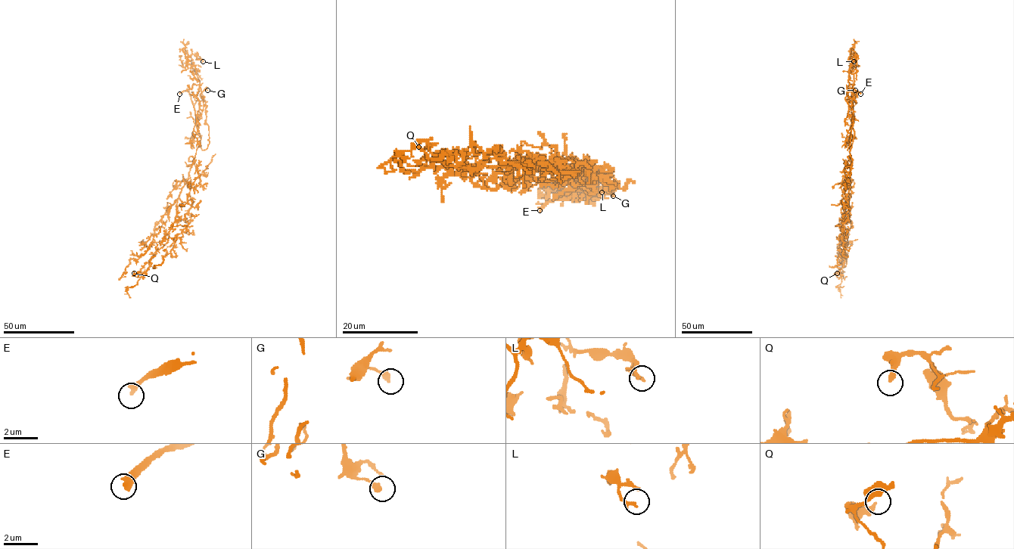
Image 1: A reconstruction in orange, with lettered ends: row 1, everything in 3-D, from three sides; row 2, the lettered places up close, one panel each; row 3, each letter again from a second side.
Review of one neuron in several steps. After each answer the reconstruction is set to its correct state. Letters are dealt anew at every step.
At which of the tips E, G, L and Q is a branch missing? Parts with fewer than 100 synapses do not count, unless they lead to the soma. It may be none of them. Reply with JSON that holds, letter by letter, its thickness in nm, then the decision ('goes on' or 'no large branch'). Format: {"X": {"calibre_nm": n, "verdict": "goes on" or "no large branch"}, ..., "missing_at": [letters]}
{"E": {"calibre_nm": 360, "verdict": "goes on"}, "G": {"calibre_nm": 240, "verdict": "no large branch"}, "L": {"calibre_nm": 180, "verdict": "no large branch"}, "Q": {"calibre_nm": 300, "verdict": "no large branch"}, "missing_at": ["E"]}

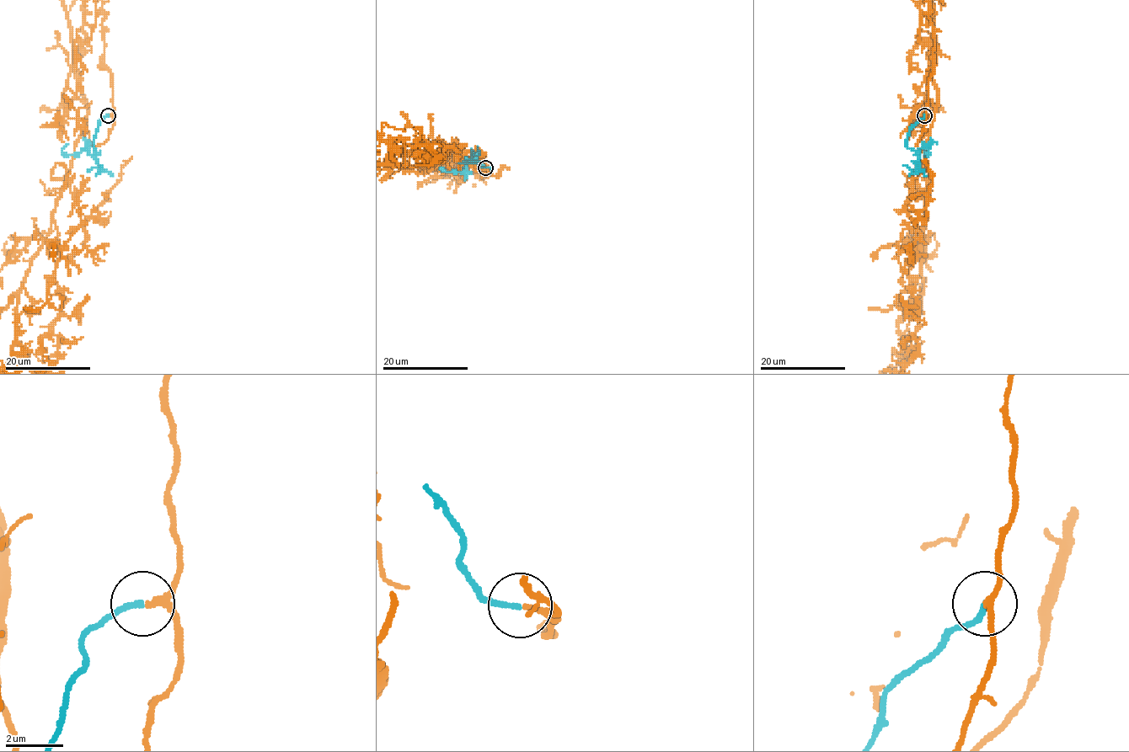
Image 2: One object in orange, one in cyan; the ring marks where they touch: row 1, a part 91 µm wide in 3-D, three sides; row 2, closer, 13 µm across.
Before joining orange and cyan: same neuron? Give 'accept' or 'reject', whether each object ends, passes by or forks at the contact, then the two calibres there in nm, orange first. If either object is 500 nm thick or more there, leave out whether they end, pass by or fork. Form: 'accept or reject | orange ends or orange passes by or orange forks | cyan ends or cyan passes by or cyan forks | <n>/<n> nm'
accept | orange passes by | cyan ends | 140/190 nm

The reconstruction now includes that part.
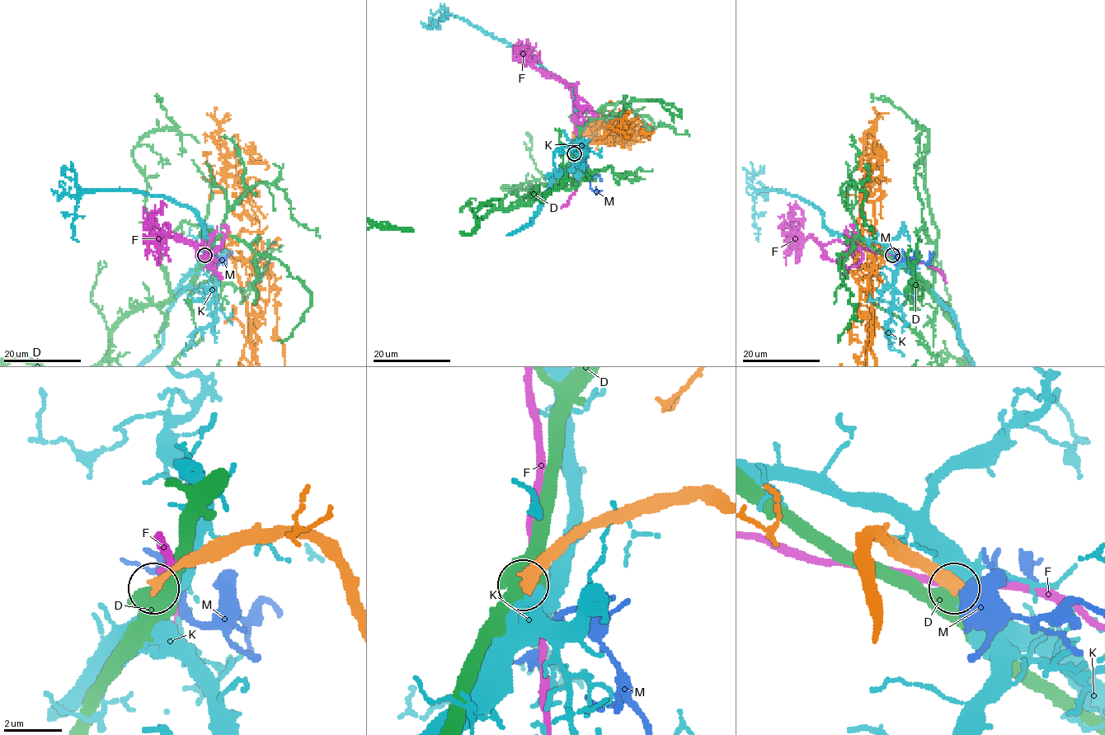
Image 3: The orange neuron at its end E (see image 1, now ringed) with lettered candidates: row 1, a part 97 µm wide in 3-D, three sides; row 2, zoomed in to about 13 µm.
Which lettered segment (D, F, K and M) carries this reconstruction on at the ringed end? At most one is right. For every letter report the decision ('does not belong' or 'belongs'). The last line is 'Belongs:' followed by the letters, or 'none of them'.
D: does not belong
F: does not belong
K: does not belong
M: does not belong
Belongs: none of them

